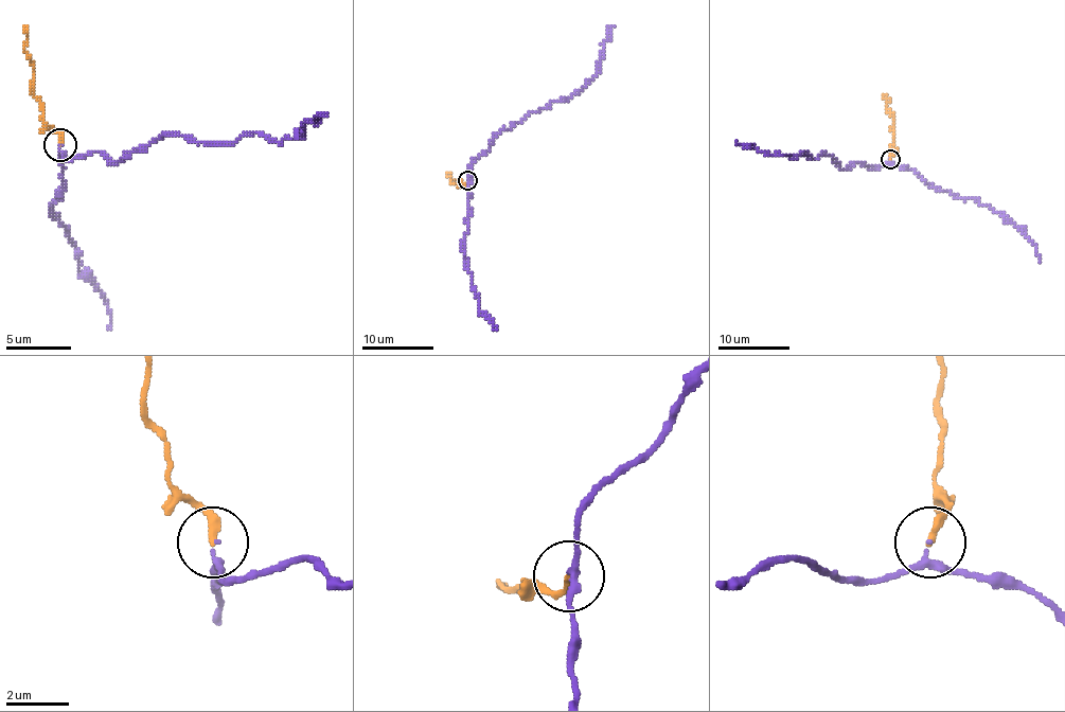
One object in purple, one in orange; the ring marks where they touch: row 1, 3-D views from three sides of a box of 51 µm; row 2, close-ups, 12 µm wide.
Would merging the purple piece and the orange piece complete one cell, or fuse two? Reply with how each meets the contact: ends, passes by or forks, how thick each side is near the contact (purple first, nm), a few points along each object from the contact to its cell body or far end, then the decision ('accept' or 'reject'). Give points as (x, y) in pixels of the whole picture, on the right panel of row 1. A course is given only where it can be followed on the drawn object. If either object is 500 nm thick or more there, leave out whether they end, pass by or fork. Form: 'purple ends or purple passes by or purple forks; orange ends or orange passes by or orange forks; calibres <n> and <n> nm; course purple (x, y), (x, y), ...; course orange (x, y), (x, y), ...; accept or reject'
purple passes by; orange ends; calibres 110 and 240 nm; course purple (889, 160), (874, 168), (858, 163), (842, 168), (829, 155), (766, 156), (735, 142); course orange (890, 160), (894, 153), (890, 145), (892, 113), (885, 93); accept

